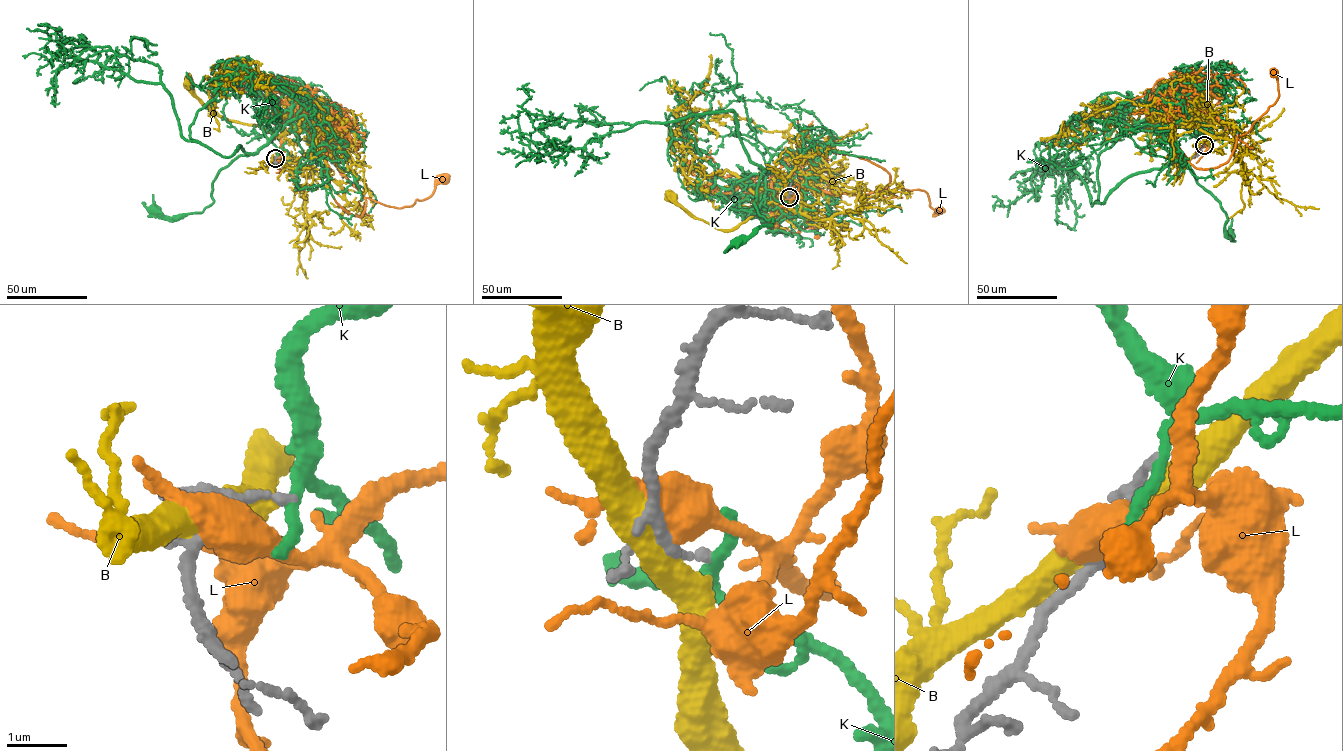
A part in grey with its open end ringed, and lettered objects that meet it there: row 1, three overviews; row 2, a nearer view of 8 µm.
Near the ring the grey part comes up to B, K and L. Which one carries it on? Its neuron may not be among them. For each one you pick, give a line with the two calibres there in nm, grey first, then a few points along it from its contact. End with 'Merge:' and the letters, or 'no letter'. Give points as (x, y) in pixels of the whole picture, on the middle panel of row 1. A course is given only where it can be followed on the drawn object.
Merge: no letter

